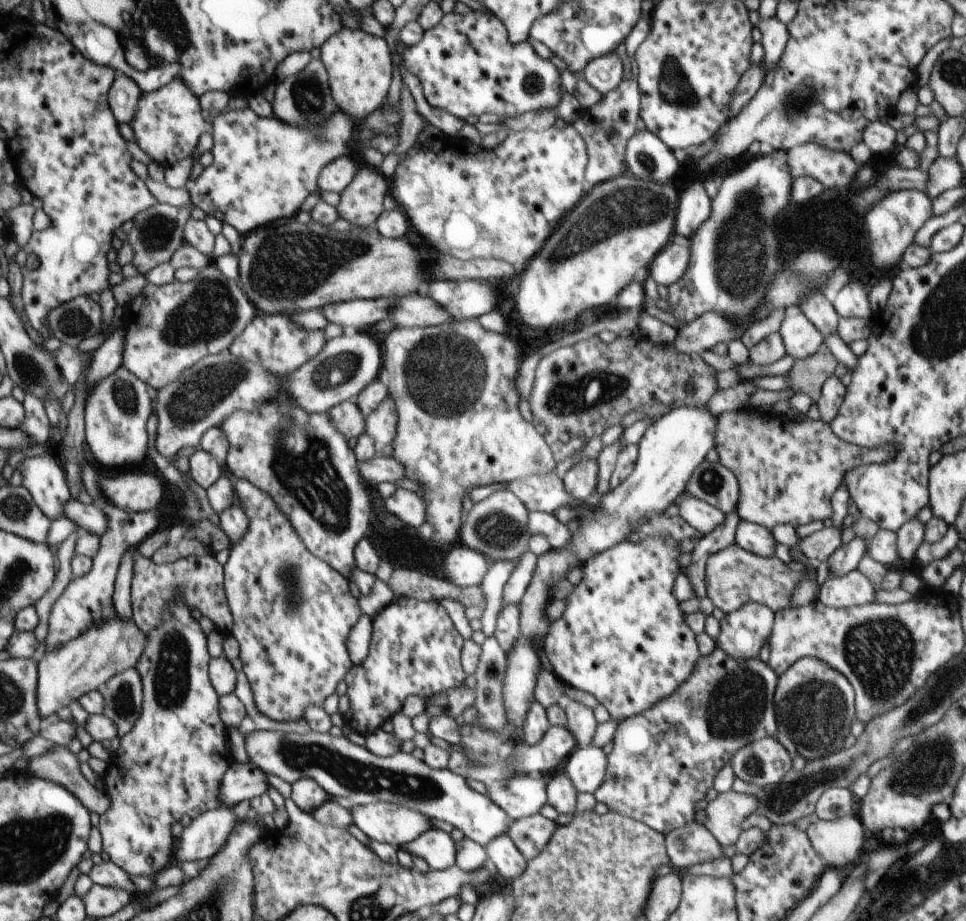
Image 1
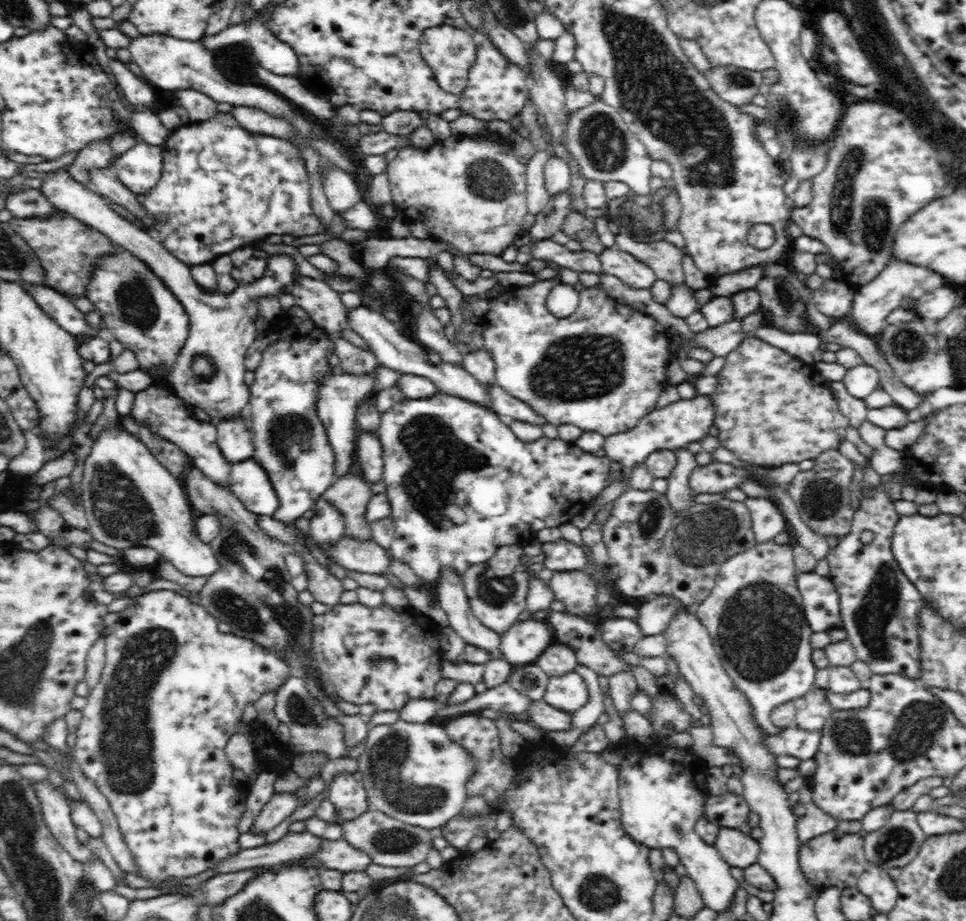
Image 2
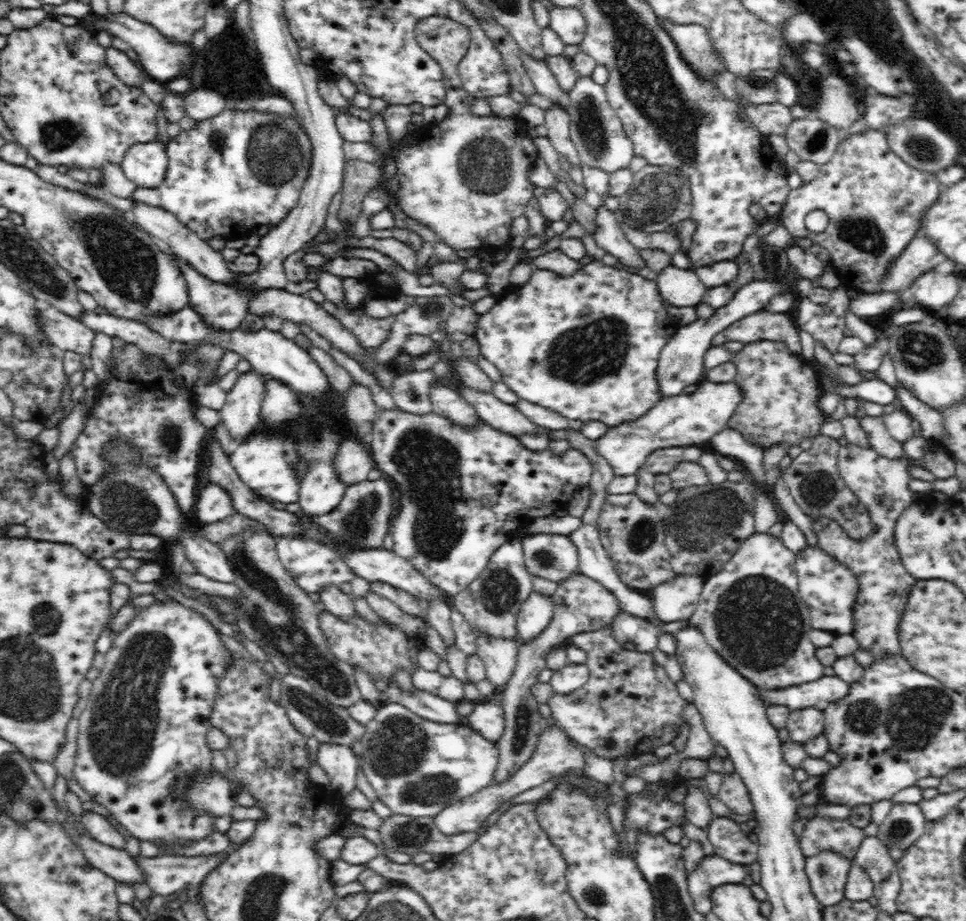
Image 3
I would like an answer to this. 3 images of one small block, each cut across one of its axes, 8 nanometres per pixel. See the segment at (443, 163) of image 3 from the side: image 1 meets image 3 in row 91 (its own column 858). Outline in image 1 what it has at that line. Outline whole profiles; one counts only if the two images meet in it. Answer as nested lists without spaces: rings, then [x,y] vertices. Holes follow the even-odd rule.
[[[753,407],[737,412],[724,412],[717,417],[715,448],[720,456],[719,462],[736,476],[739,485],[737,514],[742,521],[764,526],[772,532],[778,525],[791,525],[797,528],[813,521],[831,518],[830,499],[843,484],[844,474],[856,466],[873,463],[888,463],[897,456],[894,445],[879,445],[868,448],[854,446],[834,435],[828,423],[822,420],[804,418],[793,420],[772,412],[760,414]]]

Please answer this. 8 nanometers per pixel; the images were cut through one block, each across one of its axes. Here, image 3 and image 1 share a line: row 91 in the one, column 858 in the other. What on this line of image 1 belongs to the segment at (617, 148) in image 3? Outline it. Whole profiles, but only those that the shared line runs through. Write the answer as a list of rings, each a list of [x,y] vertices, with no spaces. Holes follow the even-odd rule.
[[[857,569],[842,577],[830,577],[821,585],[817,600],[825,606],[849,608],[872,602],[874,586]]]

